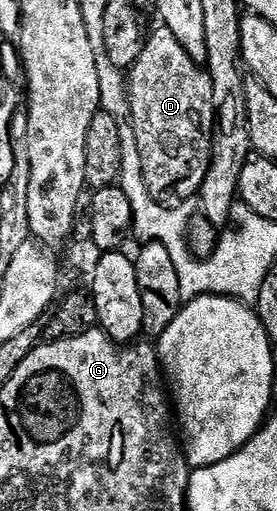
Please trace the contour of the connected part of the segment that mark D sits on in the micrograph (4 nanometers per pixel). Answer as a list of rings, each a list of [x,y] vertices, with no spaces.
[[[160,24],[153,34],[151,31],[147,35],[142,56],[138,56],[132,66],[128,95],[134,136],[138,140],[138,156],[142,160],[142,176],[146,180],[150,196],[154,196],[156,202],[165,204],[184,204],[180,202],[187,198],[195,199],[206,180],[212,159],[212,139],[208,131],[216,120],[212,75],[201,63],[189,56],[182,44],[178,44],[178,36],[174,36],[170,28]]]

